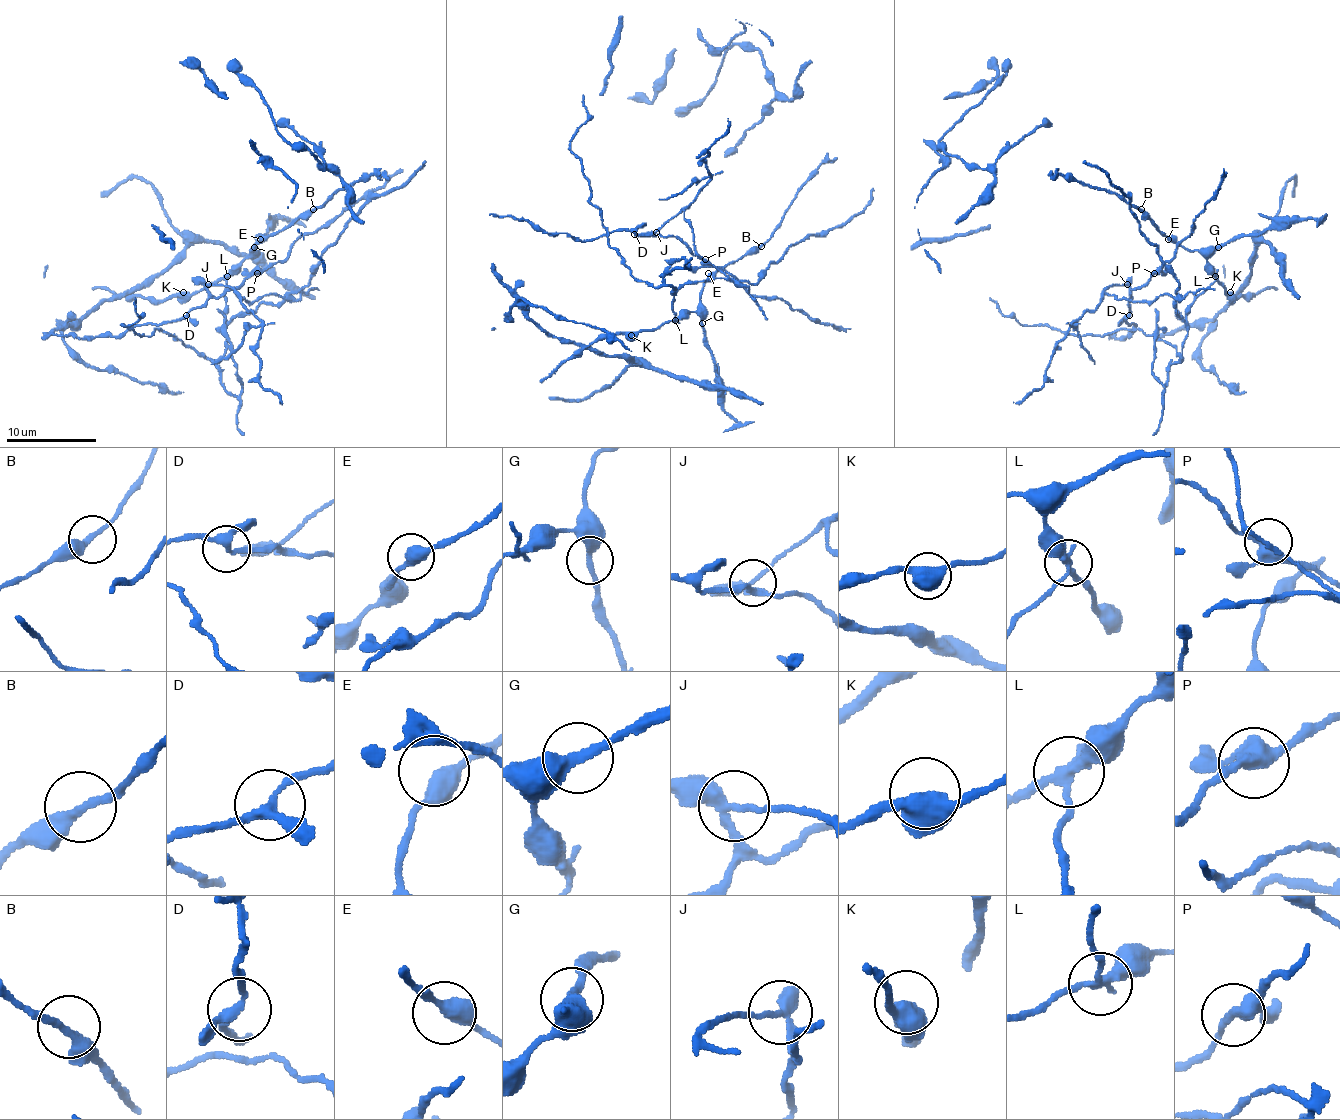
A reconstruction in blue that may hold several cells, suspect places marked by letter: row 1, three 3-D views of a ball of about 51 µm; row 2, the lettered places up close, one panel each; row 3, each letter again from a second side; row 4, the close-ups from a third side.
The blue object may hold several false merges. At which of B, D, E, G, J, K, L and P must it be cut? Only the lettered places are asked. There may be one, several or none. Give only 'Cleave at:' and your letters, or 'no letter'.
Cleave at: J, L

